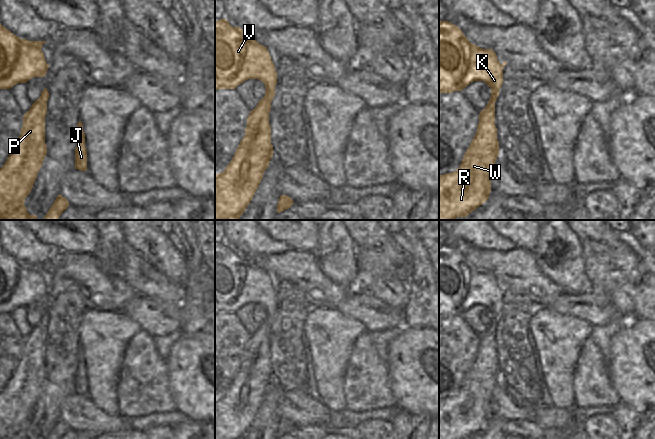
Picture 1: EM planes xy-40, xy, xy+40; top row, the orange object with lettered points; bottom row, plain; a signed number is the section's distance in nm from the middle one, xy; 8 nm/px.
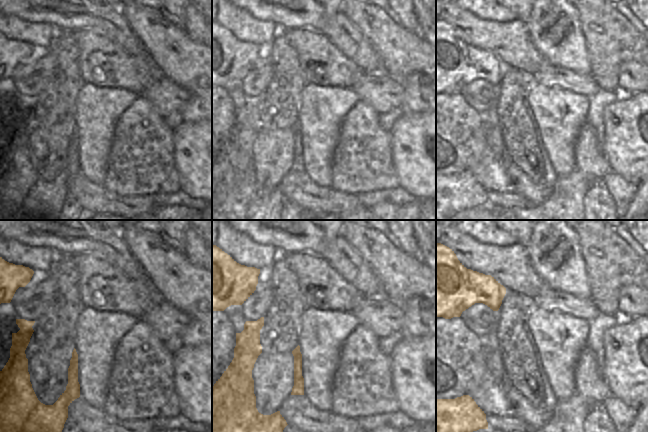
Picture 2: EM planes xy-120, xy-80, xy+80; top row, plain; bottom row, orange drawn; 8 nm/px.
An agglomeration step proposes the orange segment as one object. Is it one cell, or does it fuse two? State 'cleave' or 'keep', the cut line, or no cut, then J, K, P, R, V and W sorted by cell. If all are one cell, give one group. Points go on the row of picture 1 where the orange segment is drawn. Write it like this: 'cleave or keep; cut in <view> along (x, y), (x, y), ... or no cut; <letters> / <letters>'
cleave; cut in xy along (266, 90), (272, 97); J P R W / K V

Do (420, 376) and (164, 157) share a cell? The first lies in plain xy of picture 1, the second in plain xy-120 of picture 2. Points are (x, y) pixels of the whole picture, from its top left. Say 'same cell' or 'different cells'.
different cells

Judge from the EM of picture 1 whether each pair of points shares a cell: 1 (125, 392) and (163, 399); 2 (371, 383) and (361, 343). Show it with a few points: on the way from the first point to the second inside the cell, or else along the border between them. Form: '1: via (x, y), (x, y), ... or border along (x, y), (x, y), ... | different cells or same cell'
1: via (134, 392), (148, 392), (154, 396) | same cell
2: via (366, 373), (364, 353) | same cell

